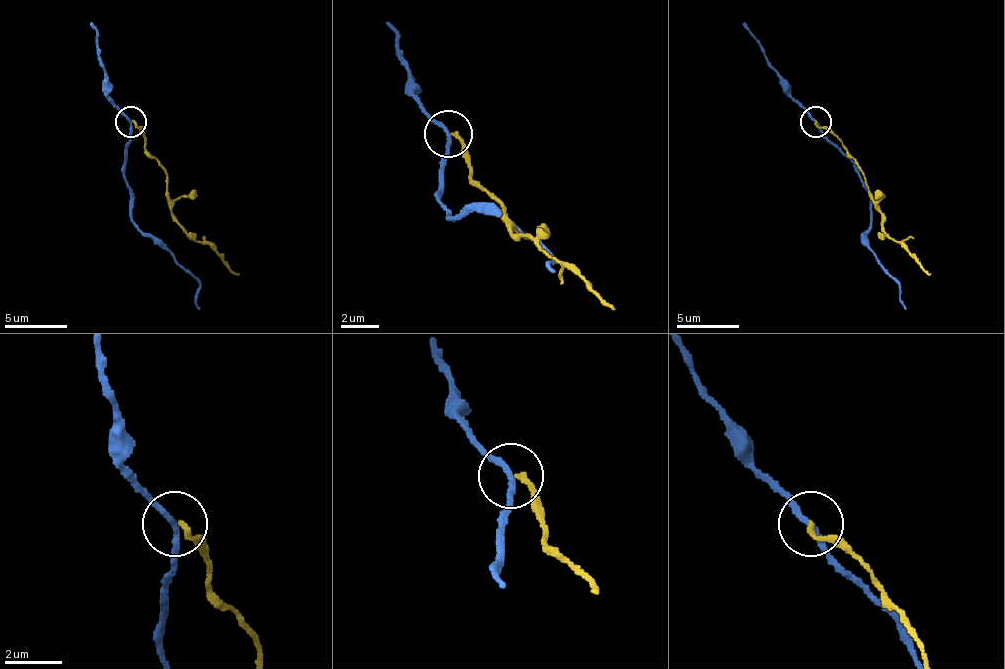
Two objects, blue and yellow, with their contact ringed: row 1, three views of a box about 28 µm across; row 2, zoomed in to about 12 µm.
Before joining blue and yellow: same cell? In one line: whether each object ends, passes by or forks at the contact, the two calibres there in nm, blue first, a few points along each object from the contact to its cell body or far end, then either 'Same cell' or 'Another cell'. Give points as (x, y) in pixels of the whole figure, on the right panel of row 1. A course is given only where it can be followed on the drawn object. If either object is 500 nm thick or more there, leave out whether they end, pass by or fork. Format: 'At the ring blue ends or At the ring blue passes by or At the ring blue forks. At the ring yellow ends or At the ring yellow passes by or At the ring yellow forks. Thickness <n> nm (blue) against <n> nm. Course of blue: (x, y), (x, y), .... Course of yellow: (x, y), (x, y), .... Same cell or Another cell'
At the ring blue passes by. At the ring yellow ends. Thickness 190 nm (blue) against 180 nm. Course of blue: (815, 120), (858, 173), (871, 198), (868, 248), (899, 285), (899, 301), (905, 310). Course of yellow: (815, 120), (833, 136), (865, 173), (868, 195), (880, 217), (880, 226), (930, 273). Another cell

